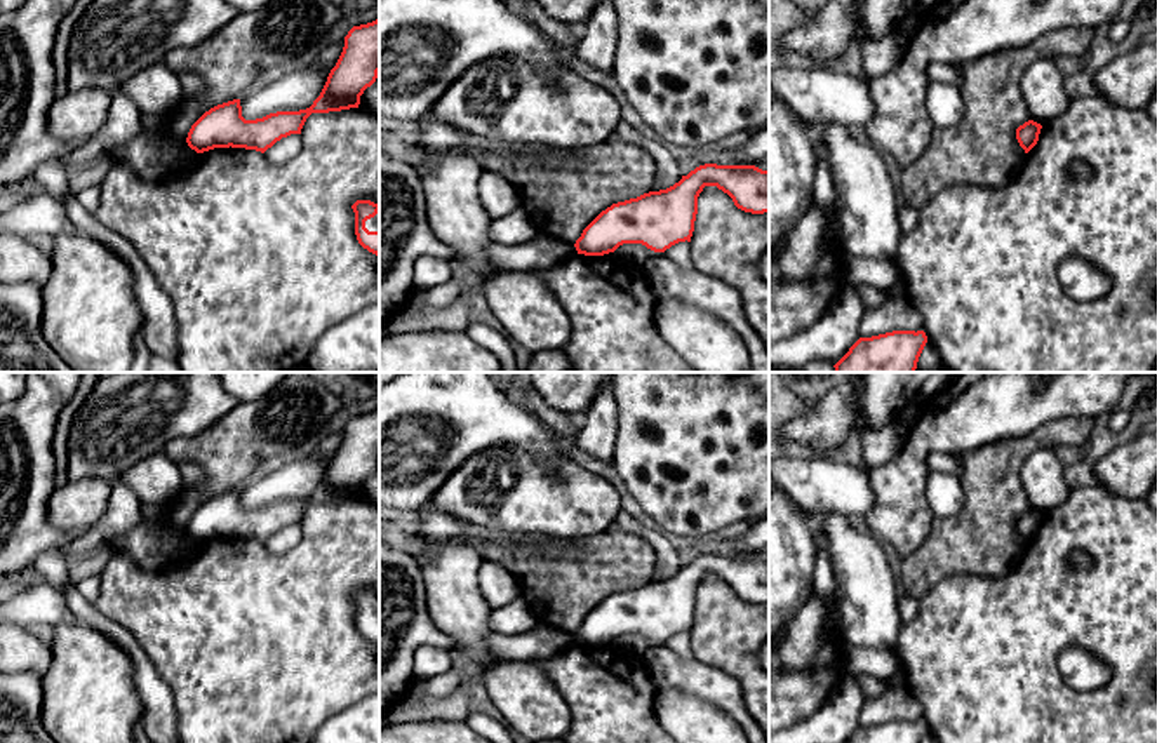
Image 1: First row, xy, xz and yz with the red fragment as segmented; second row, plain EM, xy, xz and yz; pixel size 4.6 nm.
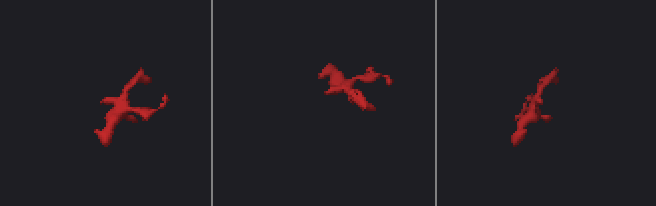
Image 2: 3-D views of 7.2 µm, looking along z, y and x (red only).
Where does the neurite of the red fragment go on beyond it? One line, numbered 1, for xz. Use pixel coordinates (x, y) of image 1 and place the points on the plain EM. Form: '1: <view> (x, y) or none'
1: none

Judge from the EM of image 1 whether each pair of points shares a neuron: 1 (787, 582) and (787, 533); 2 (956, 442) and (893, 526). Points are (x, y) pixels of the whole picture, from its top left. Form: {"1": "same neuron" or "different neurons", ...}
{"1": "same neuron", "2": "same neuron"}

